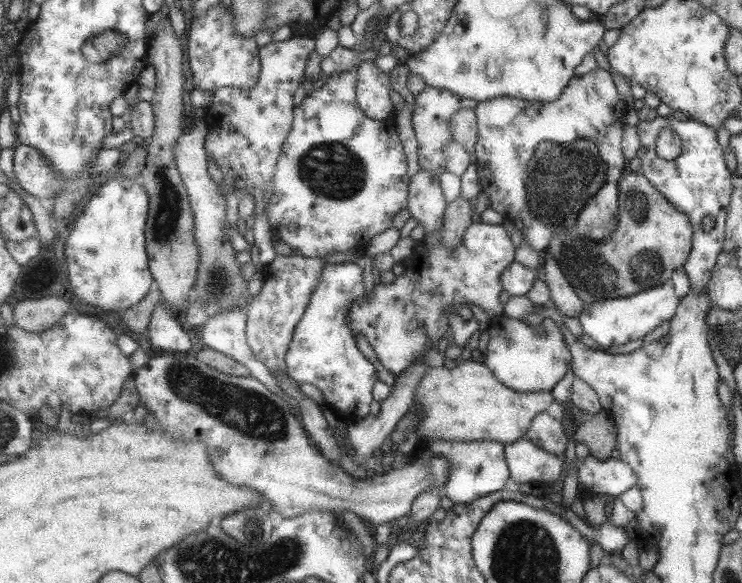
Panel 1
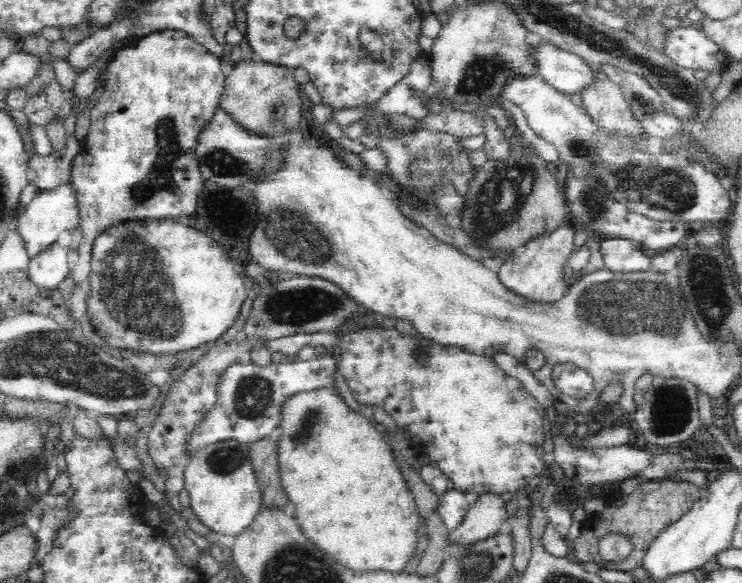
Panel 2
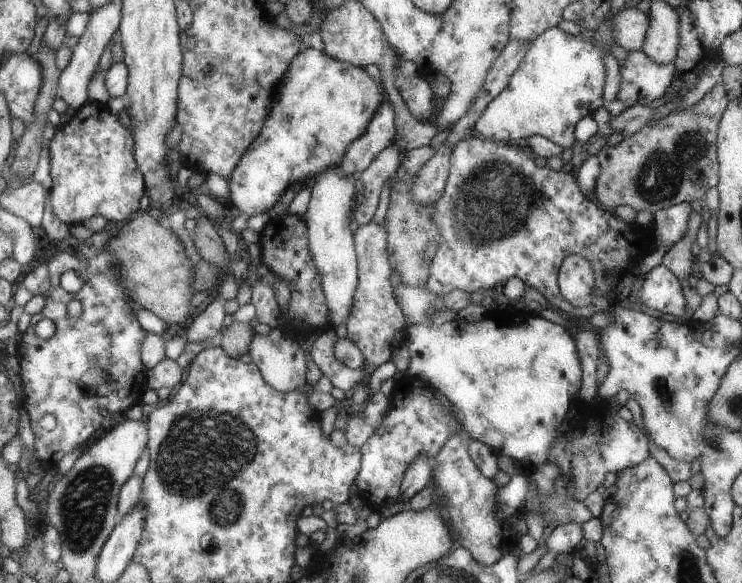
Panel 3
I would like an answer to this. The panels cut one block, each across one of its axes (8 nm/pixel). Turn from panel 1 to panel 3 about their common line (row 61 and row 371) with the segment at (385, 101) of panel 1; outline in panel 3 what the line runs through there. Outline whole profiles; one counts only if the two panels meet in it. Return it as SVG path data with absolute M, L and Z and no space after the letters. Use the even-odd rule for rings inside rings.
M370 222L359 225L353 234L353 242L356 243L356 263L359 271L356 292L353 294L352 310L350 316L345 320L346 337L353 342L363 354L363 366L365 372L361 378L360 385L366 387L370 374L375 372L379 364L389 360L391 352L381 352L389 346L395 346L397 332L403 330L405 318L401 312L400 305L396 301L395 290L391 287L389 276L392 266L389 266L388 245L385 242L385 226Z

